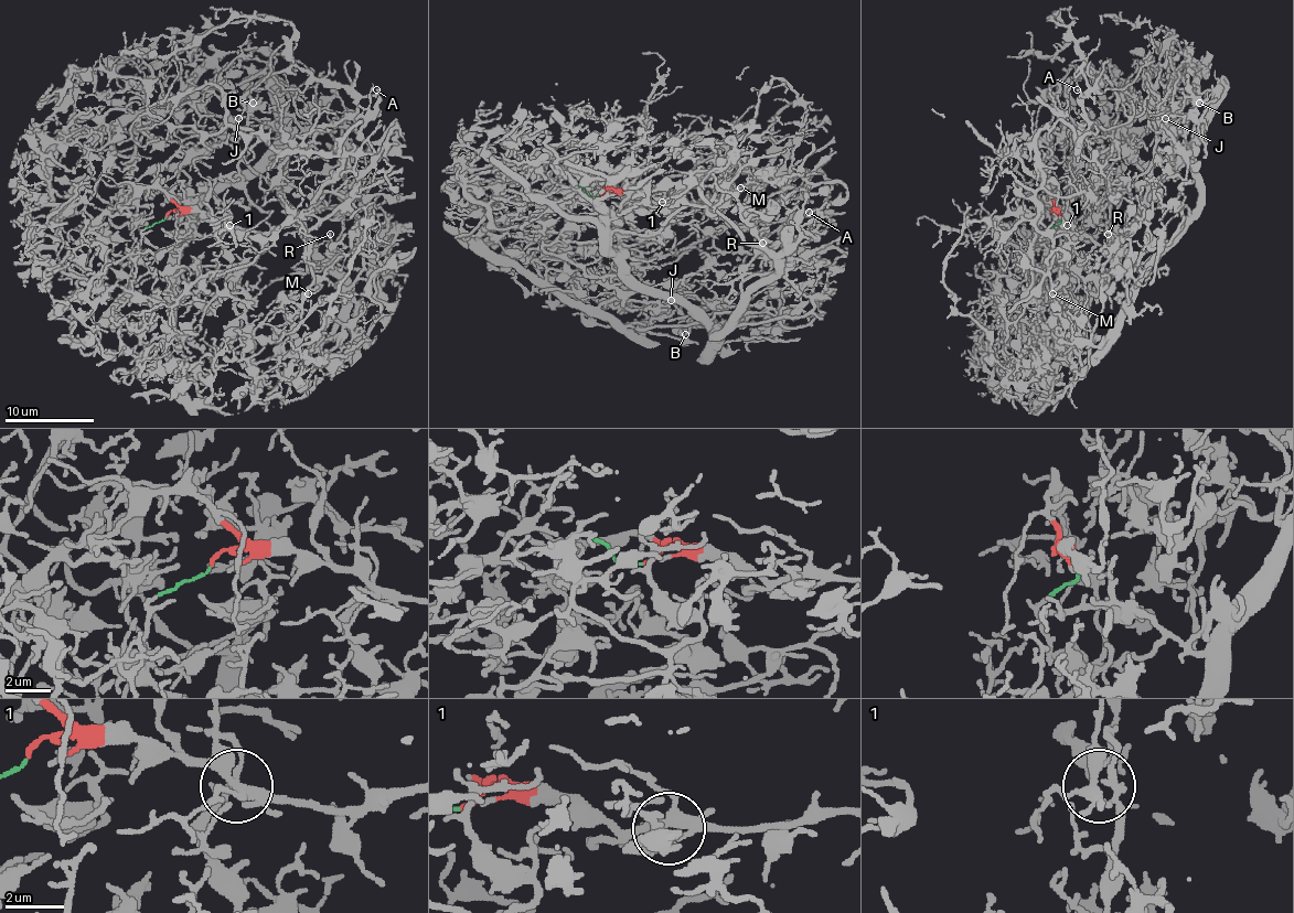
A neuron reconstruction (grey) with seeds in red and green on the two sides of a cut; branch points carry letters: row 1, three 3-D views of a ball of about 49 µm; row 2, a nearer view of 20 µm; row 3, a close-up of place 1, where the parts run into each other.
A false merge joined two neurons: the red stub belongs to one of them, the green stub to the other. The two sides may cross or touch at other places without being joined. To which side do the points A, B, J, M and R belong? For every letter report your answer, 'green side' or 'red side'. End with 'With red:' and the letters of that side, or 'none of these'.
A: red side
B: green side
J: green side
M: red side
R: green side
With red: A, M

